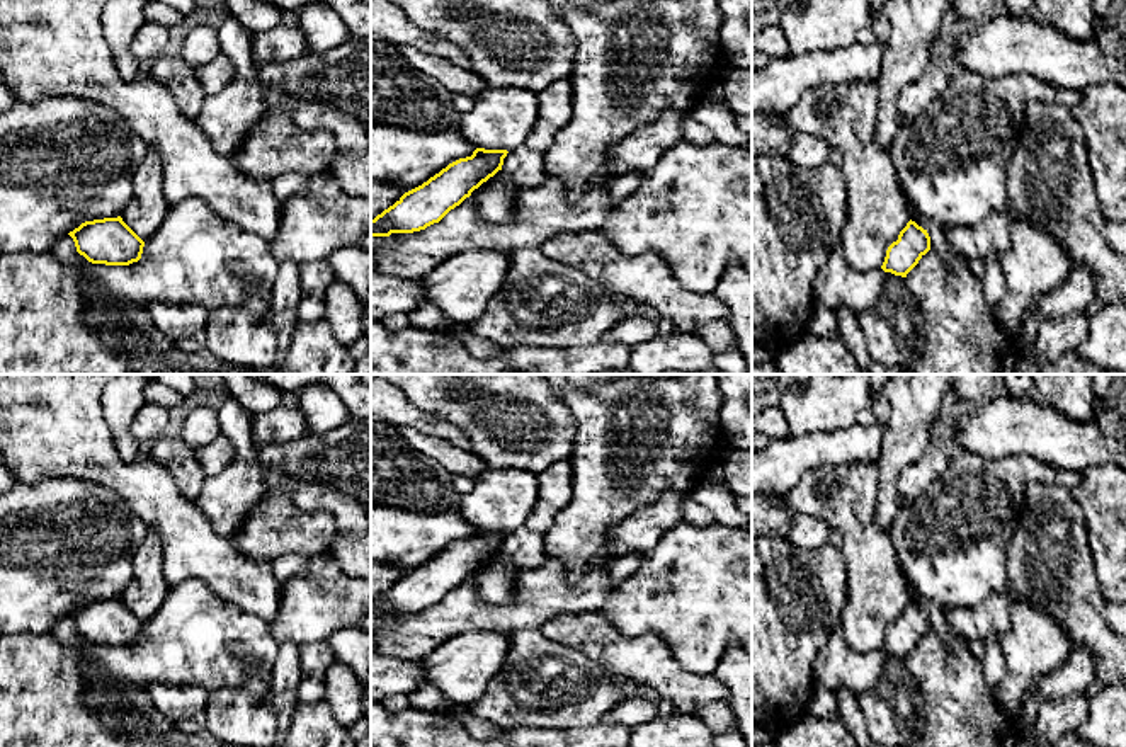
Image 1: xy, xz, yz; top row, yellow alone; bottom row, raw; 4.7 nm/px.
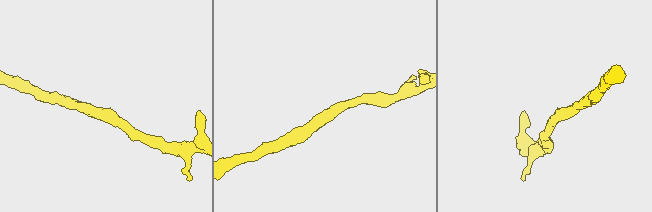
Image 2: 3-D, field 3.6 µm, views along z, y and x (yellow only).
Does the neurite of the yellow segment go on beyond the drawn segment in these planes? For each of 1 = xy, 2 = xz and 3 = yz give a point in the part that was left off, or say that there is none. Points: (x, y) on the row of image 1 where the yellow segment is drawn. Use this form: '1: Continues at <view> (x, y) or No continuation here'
1: No continuation here
2: No continuation here
3: No continuation here

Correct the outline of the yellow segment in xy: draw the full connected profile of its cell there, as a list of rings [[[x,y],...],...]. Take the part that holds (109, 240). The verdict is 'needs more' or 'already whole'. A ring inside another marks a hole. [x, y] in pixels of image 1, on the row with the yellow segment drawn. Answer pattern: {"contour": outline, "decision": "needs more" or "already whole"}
{"contour": [[[121,216],[85,221],[68,235],[77,252],[92,264],[129,265],[141,259],[145,247]]], "decision": "already whole"}

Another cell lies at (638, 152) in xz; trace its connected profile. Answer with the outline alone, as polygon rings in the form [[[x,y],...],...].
[[[668,109],[655,123],[616,143],[609,150],[614,170],[623,175],[653,168],[663,153],[684,141],[682,123],[687,116],[691,114]]]

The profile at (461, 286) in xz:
[[[498,250],[459,252],[425,277],[427,301],[452,323],[471,323],[502,289],[509,272],[509,254]]]

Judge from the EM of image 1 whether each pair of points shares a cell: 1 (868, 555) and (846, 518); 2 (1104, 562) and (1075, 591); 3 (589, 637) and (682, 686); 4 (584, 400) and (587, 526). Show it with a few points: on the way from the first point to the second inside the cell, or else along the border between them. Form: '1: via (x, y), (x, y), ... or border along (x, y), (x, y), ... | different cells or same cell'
1: via (866, 547), (854, 526) | same cell
2: border along (1087, 547), (1099, 591), (1106, 601) | different cells
3: via (613, 650), (626, 657), (647, 659), (659, 669) | same cell
4: via (592, 431), (592, 496) | same cell

